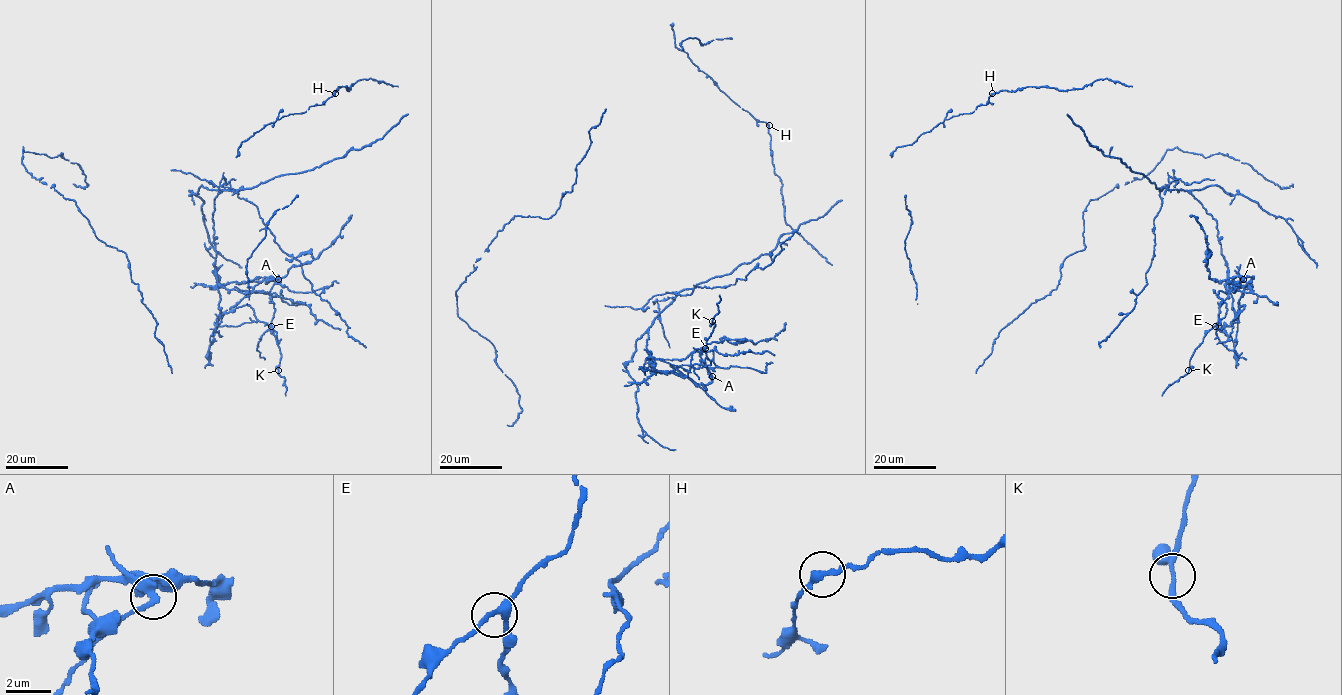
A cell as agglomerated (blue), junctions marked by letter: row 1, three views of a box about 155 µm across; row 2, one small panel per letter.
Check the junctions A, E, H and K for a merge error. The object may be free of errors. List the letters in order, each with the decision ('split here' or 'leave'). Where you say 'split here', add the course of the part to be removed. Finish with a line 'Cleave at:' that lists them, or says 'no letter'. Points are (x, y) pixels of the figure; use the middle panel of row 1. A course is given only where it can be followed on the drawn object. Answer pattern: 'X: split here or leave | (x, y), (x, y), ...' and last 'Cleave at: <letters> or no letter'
A: split here | (712, 376), (697, 384), (656, 370), (648, 359), (648, 328), (674, 298), (671, 292), (745, 280), (800, 234)
E: leave
H: leave
K: leave
Cleave at: A

